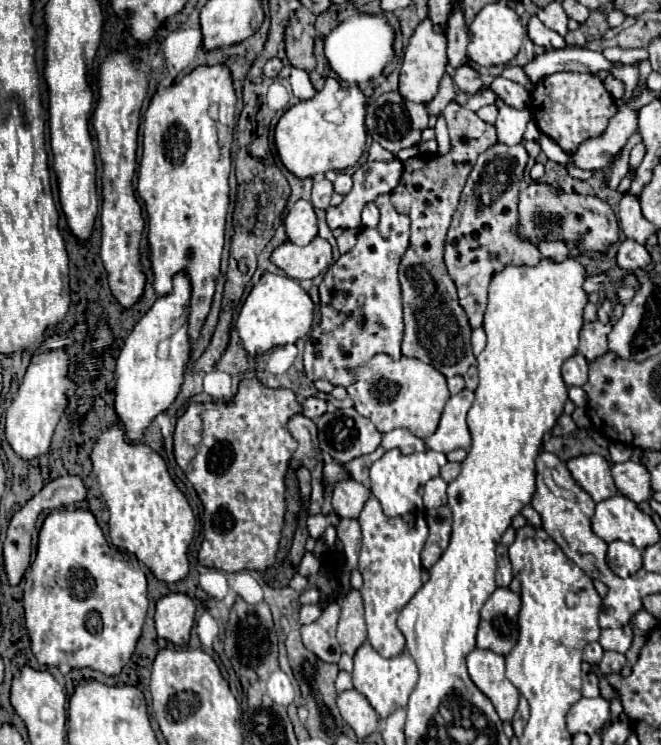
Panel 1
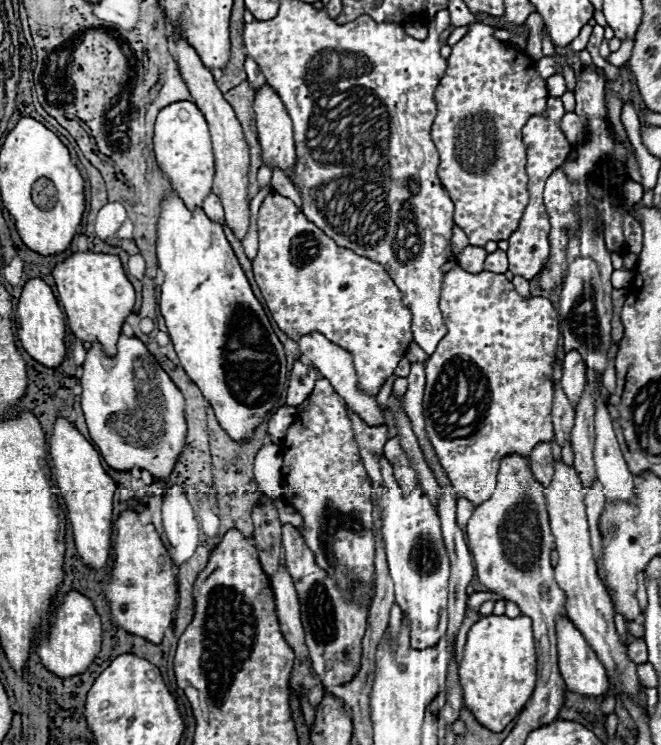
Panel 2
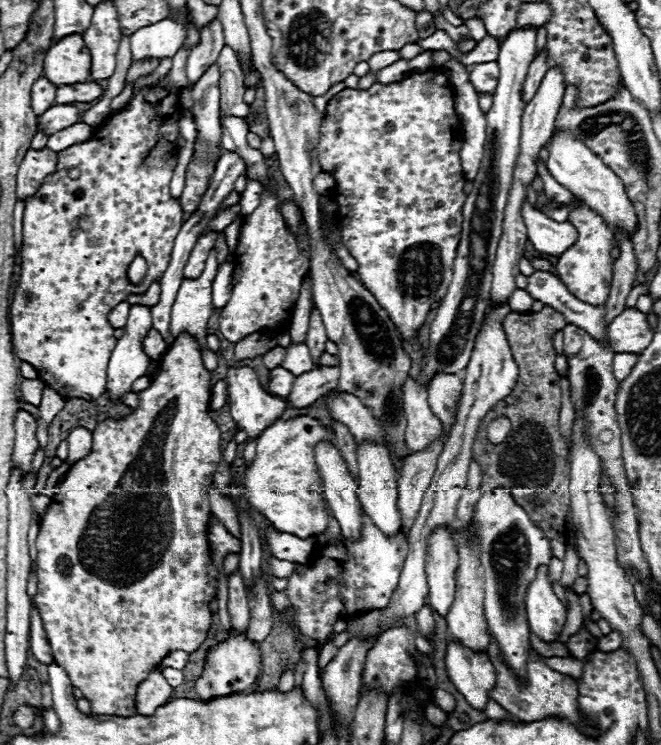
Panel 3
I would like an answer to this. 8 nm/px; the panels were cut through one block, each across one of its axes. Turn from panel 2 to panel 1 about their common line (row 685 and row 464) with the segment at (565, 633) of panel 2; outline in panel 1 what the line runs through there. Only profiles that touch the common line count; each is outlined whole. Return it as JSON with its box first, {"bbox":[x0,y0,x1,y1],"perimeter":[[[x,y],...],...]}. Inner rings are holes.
{"bbox":[566,454,618,502],"perimeter":[[[584,454],[570,458],[566,462],[566,468],[576,480],[576,484],[594,498],[594,502],[618,494],[614,480],[610,476],[610,464],[600,454]]]}

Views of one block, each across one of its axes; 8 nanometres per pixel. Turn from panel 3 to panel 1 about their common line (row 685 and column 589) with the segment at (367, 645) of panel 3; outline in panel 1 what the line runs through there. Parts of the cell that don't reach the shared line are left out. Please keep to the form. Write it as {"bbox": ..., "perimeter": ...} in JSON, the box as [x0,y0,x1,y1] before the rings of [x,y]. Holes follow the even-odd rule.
{"bbox":[578,322,612,362],"perimeter":[[[590,322],[590,324],[584,324],[582,332],[580,332],[580,348],[578,352],[584,354],[584,358],[588,362],[604,356],[608,352],[608,346],[606,346],[606,336],[608,332],[612,330],[612,326],[606,322]]]}

